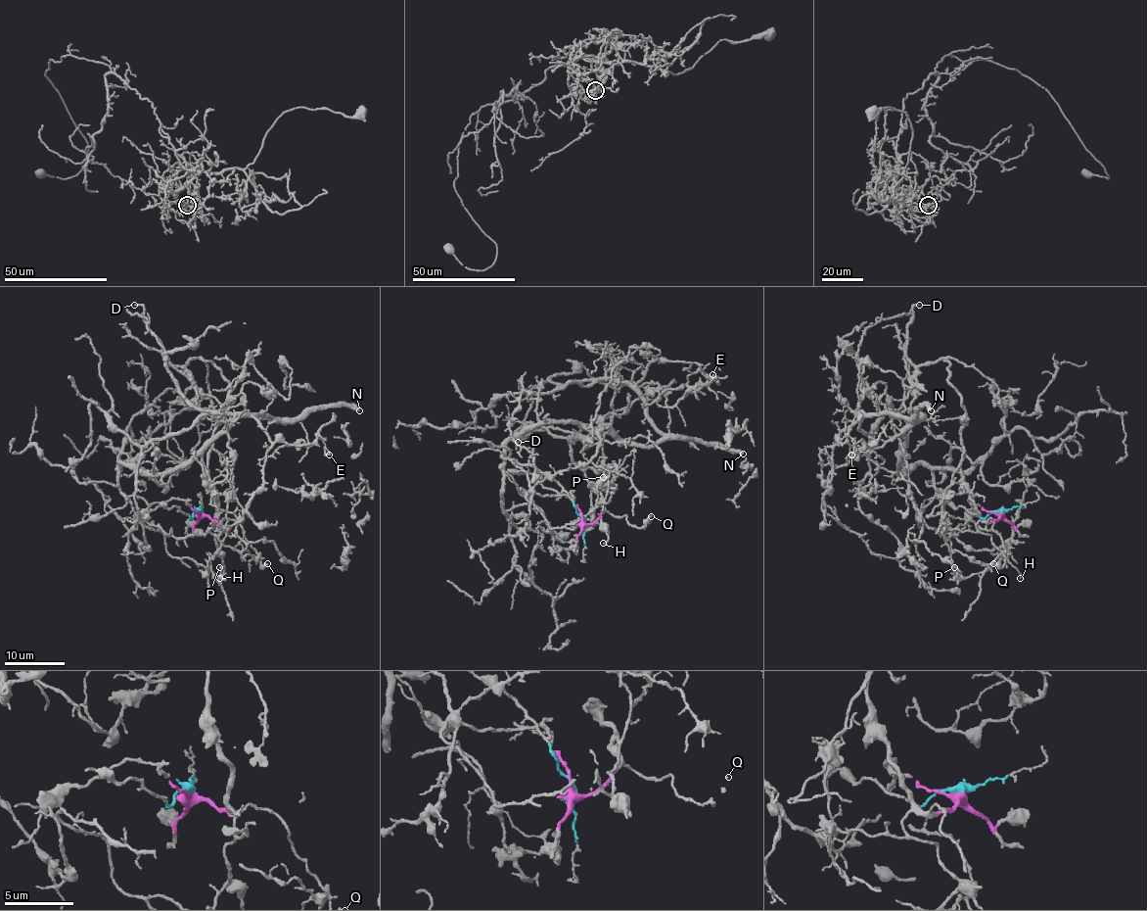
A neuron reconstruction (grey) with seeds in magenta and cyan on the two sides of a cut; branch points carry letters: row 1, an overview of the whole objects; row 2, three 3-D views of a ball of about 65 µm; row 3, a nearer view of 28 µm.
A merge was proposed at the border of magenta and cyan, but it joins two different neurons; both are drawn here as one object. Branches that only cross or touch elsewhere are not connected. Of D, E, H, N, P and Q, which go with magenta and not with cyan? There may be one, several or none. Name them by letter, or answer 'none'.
D, H, P, Q

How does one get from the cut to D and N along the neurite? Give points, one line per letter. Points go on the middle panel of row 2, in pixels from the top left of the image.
D: (583, 521), (603, 508), (591, 484), (608, 488), (614, 473), (581, 468), (568, 442), (547, 429), (519, 442)
N: (583, 521), (551, 478), (502, 455), (509, 440), (573, 423), (624, 443), (690, 437), (743, 454)

